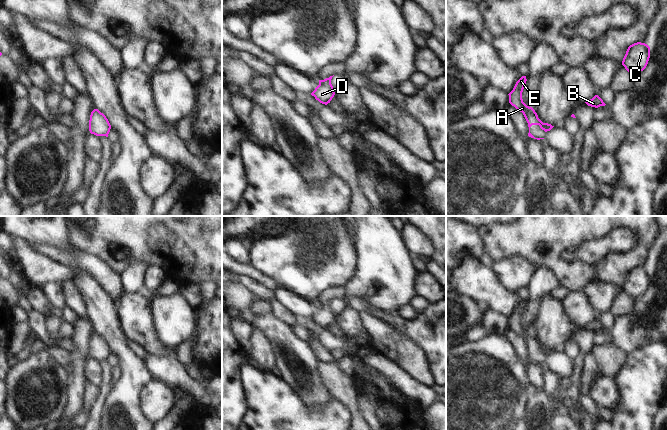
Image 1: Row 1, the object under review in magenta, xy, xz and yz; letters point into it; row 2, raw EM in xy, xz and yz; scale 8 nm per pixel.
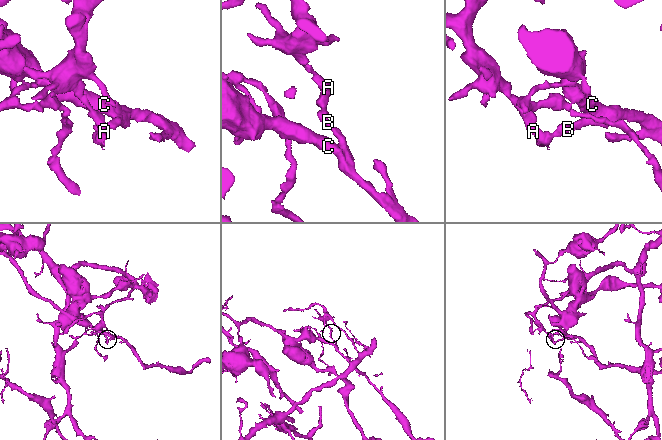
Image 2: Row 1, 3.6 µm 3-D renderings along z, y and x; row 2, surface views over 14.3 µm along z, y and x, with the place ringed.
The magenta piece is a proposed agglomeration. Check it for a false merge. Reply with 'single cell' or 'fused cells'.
fused cells

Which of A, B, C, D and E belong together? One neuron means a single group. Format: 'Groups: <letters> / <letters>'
Groups: A E / B C D.

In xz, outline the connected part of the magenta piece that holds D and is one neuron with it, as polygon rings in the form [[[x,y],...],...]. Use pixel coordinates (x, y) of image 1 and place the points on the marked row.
[[[326,78],[324,80],[319,80],[319,85],[315,88],[311,95],[320,103],[327,105],[334,97],[335,92],[329,83],[329,79]]]

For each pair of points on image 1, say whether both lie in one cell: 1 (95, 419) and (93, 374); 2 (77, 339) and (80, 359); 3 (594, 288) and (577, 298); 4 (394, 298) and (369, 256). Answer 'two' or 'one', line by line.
1: two
2: one
3: two
4: one

